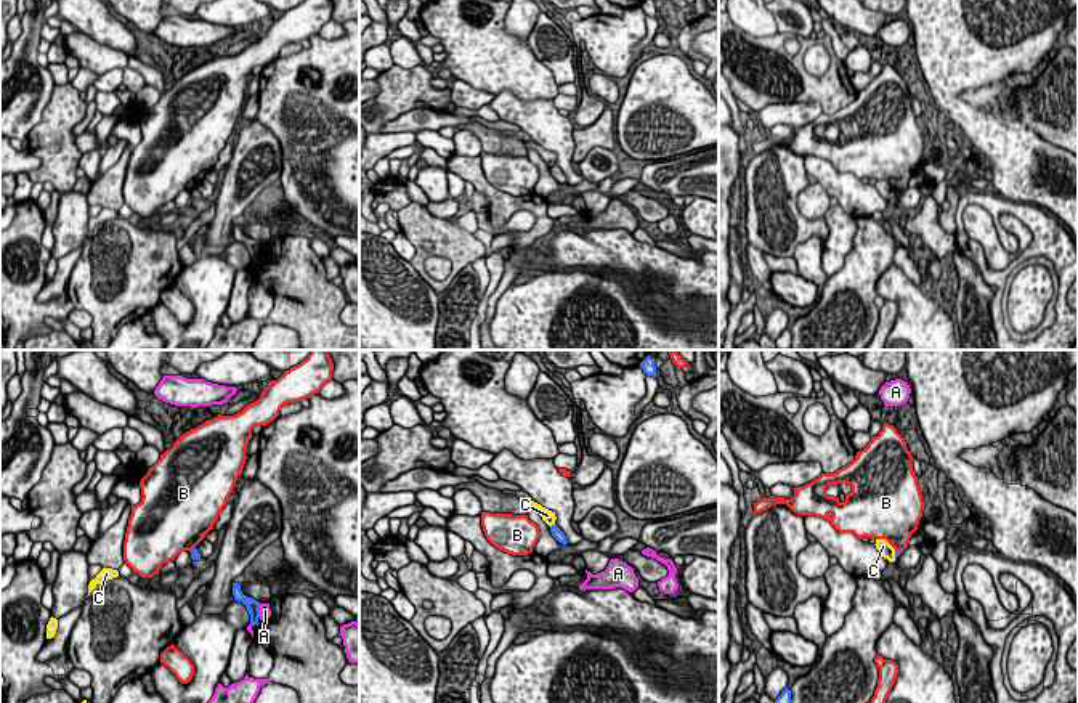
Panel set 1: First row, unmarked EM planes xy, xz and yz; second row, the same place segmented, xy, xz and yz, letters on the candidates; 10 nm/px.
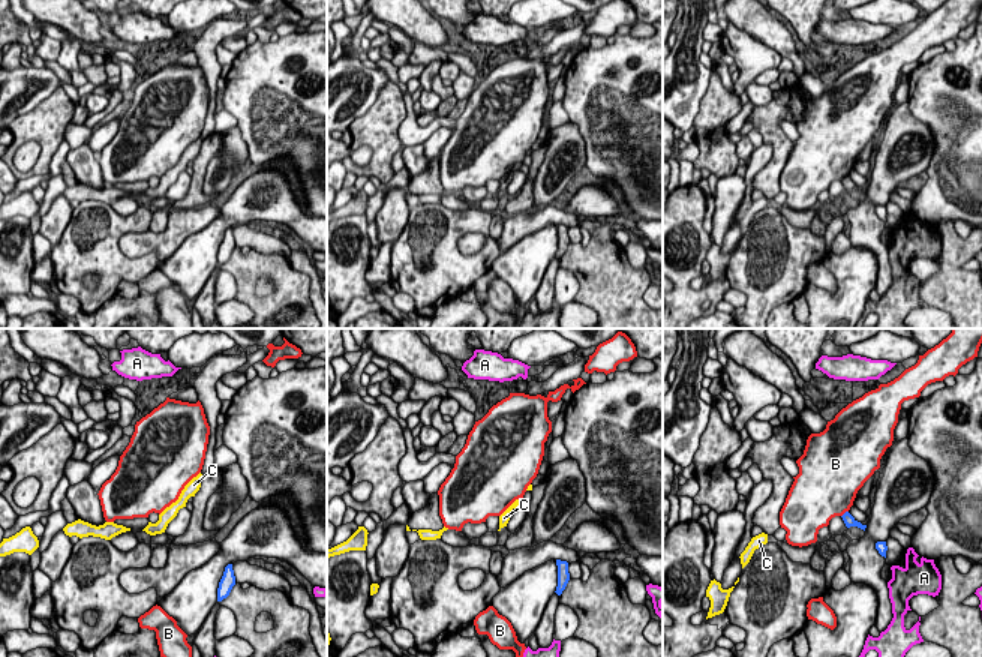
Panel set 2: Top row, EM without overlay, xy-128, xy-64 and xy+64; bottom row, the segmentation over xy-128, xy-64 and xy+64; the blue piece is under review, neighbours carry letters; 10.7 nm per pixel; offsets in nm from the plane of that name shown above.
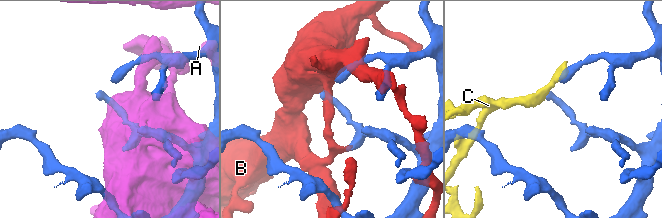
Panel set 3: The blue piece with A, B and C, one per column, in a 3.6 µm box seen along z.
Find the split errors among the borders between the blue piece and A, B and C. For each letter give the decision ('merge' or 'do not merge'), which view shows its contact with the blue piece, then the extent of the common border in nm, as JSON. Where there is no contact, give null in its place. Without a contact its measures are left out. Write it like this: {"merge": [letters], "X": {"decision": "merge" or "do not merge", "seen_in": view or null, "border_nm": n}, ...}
{"merge": [], "A": {"decision": "do not merge", "seen_in": "xy", "border_nm": 140}, "B": {"decision": "do not merge", "seen_in": "yz", "border_nm": 80}, "C": {"decision": "do not merge", "seen_in": "xz", "border_nm": 60}}

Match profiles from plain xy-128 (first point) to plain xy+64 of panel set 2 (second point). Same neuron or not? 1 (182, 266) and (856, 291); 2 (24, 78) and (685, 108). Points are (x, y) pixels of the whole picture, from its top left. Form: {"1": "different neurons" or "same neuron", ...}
{"1": "same neuron", "2": "same neuron"}

